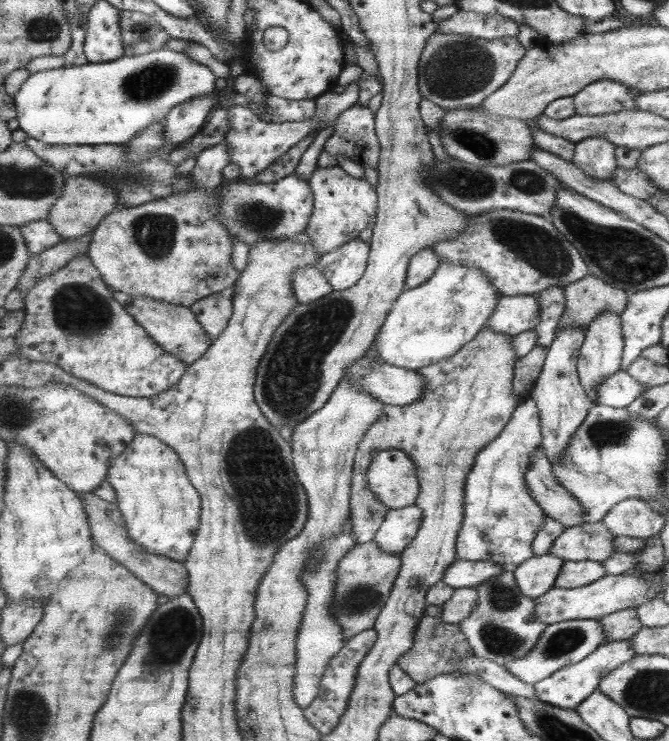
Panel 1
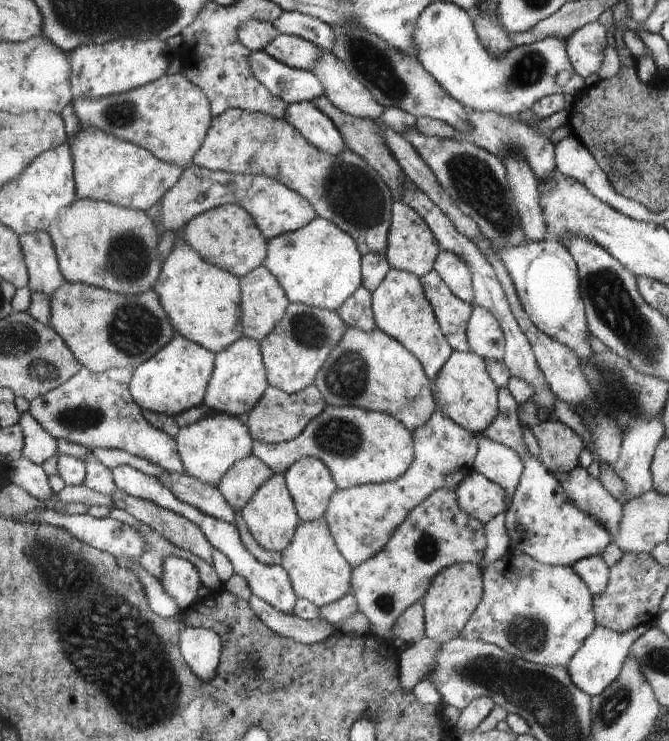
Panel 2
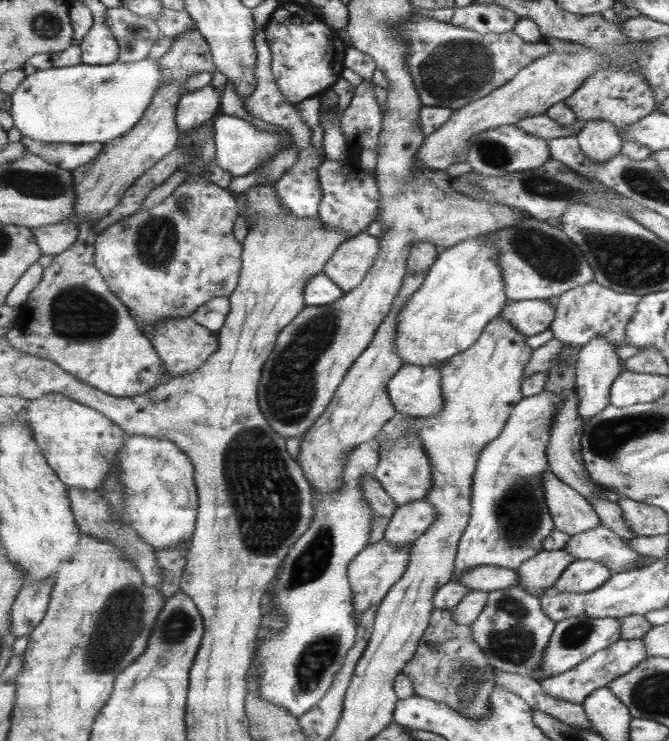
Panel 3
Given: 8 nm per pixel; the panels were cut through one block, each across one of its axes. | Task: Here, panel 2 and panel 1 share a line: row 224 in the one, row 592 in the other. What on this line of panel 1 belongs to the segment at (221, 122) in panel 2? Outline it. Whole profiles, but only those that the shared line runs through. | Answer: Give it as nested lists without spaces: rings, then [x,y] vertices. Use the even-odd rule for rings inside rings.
[[[373,541],[357,543],[339,563],[336,595],[330,607],[334,617],[342,626],[346,642],[355,635],[375,629],[377,617],[382,613],[383,607],[392,594],[401,567],[400,555],[381,550]]]

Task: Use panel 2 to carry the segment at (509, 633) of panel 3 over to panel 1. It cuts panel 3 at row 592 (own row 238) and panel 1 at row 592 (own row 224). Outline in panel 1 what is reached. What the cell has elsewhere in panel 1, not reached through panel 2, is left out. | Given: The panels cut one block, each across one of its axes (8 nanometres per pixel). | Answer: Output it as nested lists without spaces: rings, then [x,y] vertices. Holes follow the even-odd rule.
[[[504,570],[475,588],[479,593],[477,606],[472,615],[459,624],[474,654],[507,666],[532,652],[548,624],[538,619],[536,599],[521,592],[514,571]]]

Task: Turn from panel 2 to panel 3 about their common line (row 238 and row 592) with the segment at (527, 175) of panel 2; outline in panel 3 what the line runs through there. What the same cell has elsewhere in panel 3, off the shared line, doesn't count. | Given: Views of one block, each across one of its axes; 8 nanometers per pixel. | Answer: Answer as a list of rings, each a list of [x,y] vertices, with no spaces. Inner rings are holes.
[[[565,549],[540,552],[525,561],[517,570],[523,588],[541,598],[556,586],[564,570],[575,562],[575,559],[576,556]]]

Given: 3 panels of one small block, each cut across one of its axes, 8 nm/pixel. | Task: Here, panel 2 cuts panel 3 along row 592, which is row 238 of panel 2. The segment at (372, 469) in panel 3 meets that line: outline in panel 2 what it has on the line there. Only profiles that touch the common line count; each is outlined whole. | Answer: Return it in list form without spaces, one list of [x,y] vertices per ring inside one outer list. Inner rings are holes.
[[[317,217],[315,221],[295,232],[271,239],[268,246],[265,265],[278,278],[292,303],[304,304],[310,307],[338,311],[350,296],[353,296],[362,286],[363,254],[352,235],[330,220]]]

